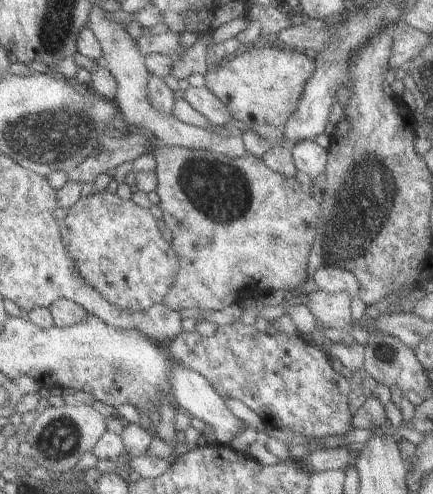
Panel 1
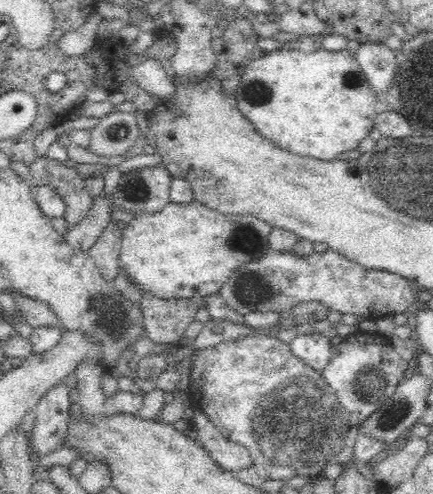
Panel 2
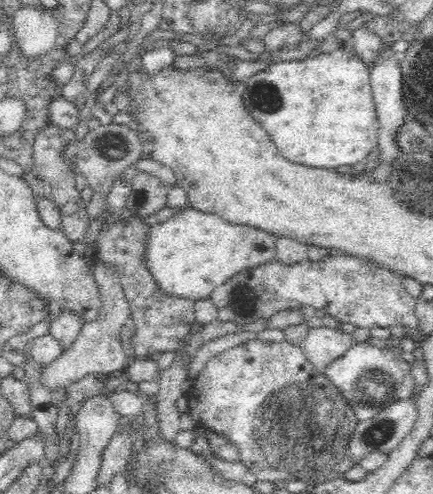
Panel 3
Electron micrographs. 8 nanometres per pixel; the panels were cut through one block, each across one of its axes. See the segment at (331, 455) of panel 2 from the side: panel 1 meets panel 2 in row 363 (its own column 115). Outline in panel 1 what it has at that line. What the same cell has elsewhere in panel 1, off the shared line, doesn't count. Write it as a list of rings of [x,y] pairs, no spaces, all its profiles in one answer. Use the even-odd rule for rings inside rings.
[[[101,192],[101,194],[89,194],[89,198],[79,200],[69,208],[67,218],[61,222],[61,232],[65,232],[65,244],[69,246],[69,252],[73,252],[73,258],[77,260],[77,270],[97,290],[101,290],[103,296],[109,298],[109,302],[117,302],[123,308],[149,310],[149,306],[161,304],[165,294],[173,290],[177,274],[181,274],[177,254],[173,252],[171,242],[167,242],[161,236],[161,230],[151,210],[141,210],[131,200],[125,202],[123,198],[119,198],[119,194]]]

